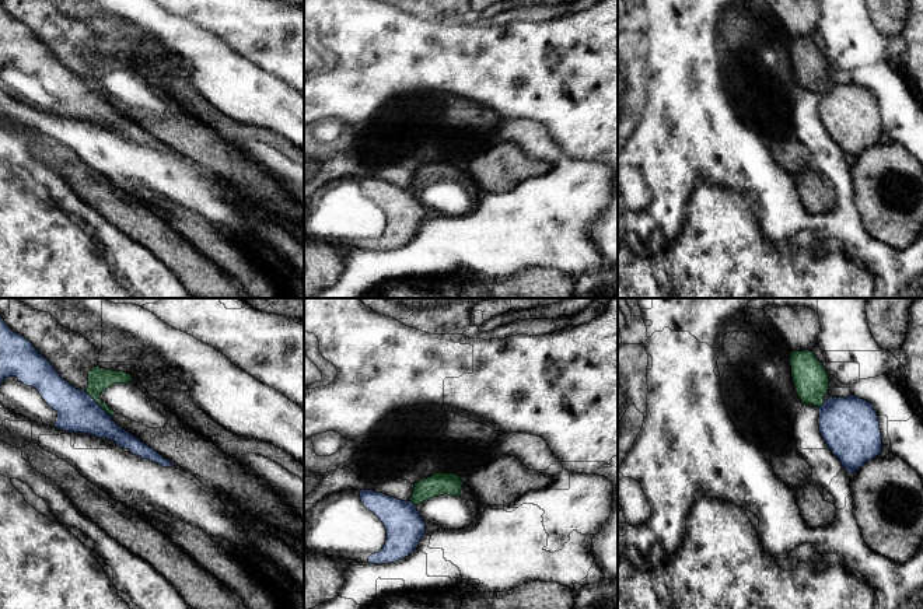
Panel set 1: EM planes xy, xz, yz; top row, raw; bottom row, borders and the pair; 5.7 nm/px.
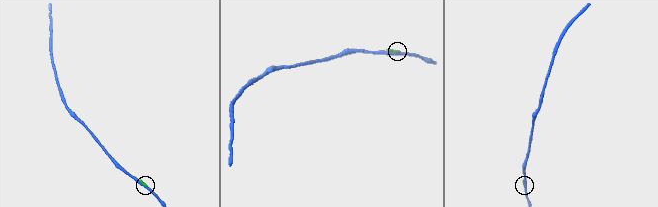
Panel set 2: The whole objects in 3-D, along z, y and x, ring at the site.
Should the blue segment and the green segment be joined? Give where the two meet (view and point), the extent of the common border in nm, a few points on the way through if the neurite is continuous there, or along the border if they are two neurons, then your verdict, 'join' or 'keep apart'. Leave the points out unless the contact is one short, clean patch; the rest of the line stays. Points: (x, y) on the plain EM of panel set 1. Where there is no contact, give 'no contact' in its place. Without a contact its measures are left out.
xy (97, 90) | 220 nm | along xy (84, 77), (111, 102) | keep apart

